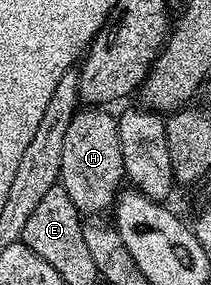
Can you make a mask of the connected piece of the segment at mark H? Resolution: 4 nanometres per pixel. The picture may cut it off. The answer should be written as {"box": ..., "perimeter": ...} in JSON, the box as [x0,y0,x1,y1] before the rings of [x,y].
{"box":[59,105,126,217],"perimeter":[[[97,105],[78,109],[71,125],[67,125],[67,137],[63,137],[59,183],[67,189],[67,197],[75,201],[75,209],[85,217],[101,217],[108,207],[110,210],[116,204],[119,192],[126,182],[123,153],[119,149],[117,119],[109,111],[112,110]]]}

